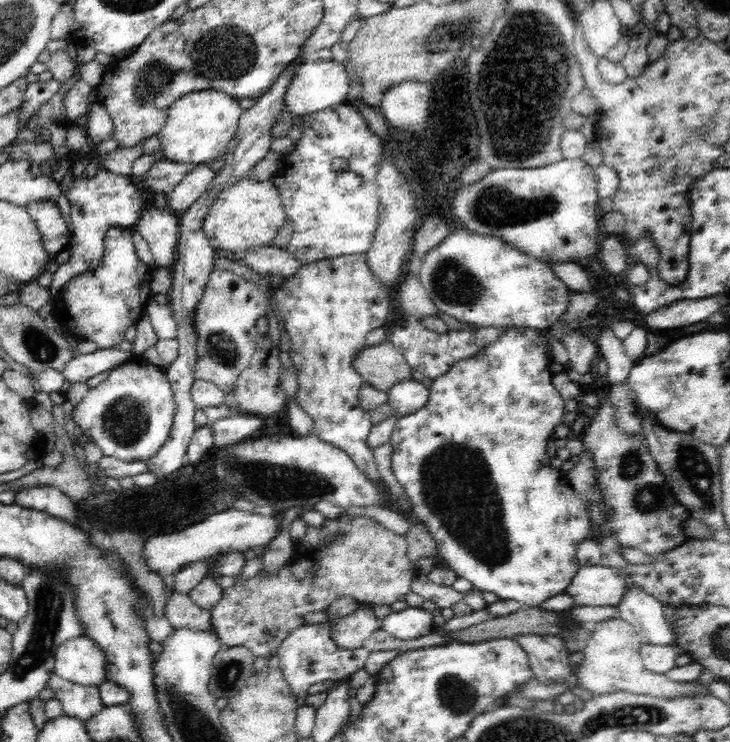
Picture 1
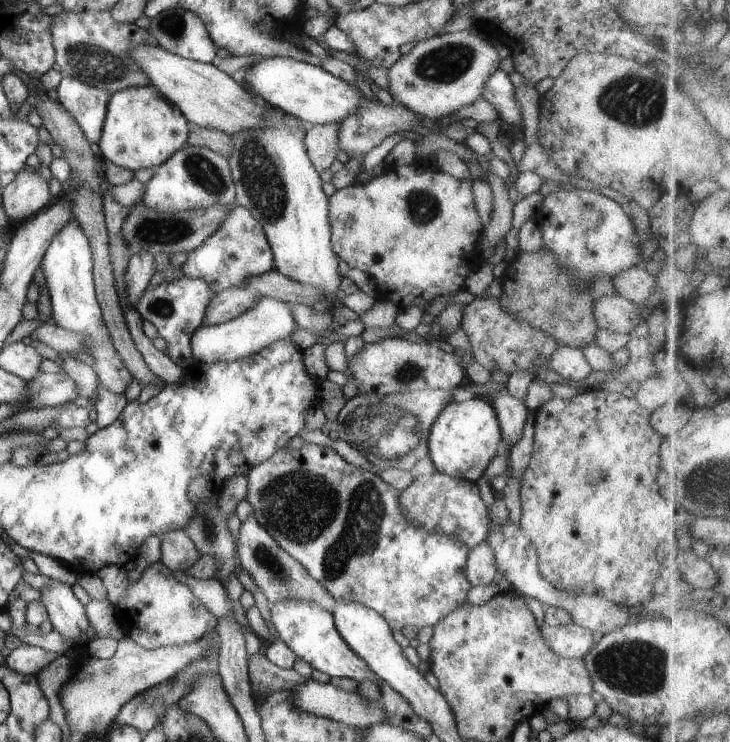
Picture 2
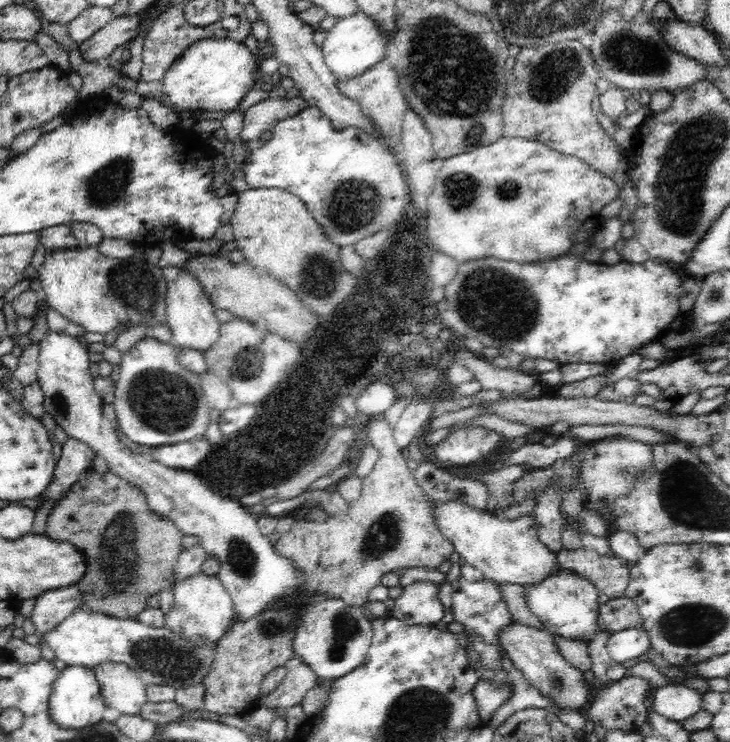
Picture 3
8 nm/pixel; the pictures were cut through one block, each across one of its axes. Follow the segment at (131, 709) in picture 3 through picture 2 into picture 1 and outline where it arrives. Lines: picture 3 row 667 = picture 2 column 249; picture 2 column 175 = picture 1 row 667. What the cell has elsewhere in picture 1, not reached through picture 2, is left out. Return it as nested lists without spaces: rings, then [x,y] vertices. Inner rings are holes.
[[[85,636],[62,642],[55,652],[55,674],[79,685],[100,686],[107,680],[106,667],[104,651]]]

